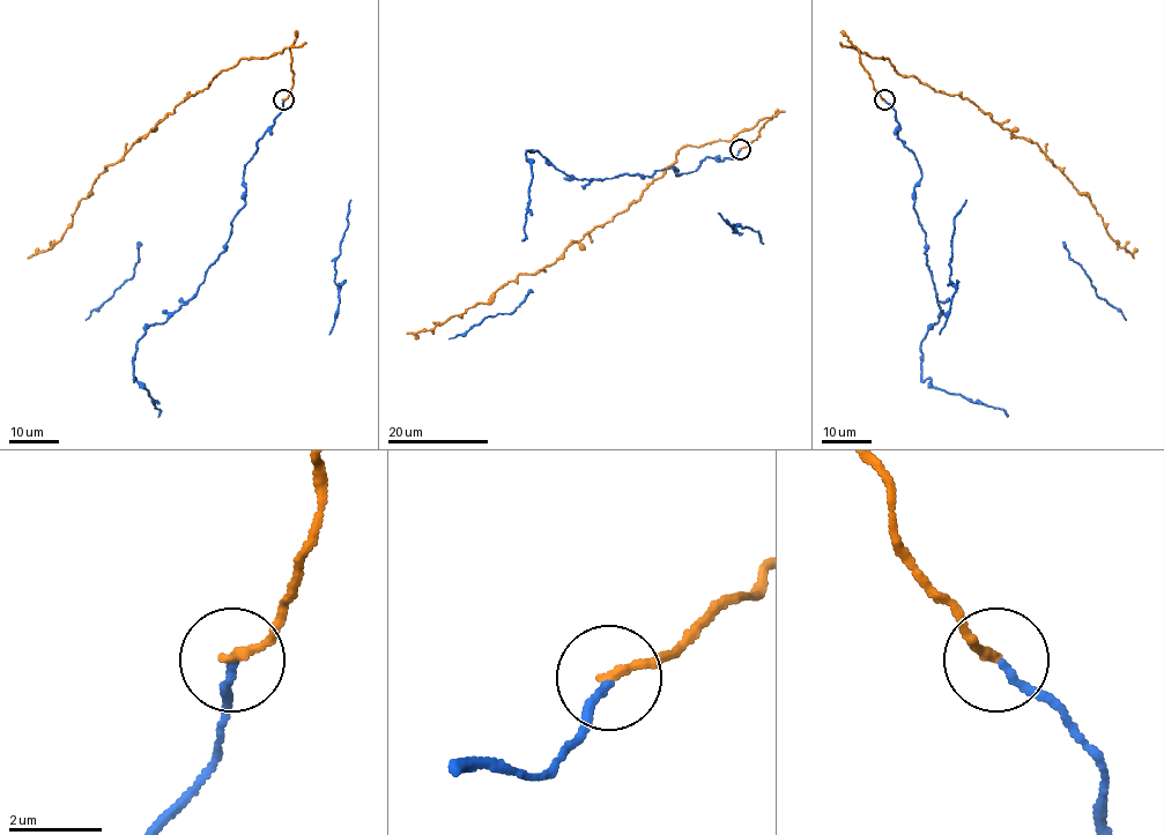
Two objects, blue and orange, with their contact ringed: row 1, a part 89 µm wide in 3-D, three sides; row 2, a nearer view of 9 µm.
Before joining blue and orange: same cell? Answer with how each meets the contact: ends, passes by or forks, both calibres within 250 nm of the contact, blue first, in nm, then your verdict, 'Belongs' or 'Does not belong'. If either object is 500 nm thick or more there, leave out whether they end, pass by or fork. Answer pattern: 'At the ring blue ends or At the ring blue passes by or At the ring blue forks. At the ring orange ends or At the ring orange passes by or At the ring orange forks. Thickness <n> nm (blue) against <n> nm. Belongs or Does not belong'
At the ring blue ends. At the ring orange ends. Thickness 160 nm (blue) against 200 nm. Belongs

